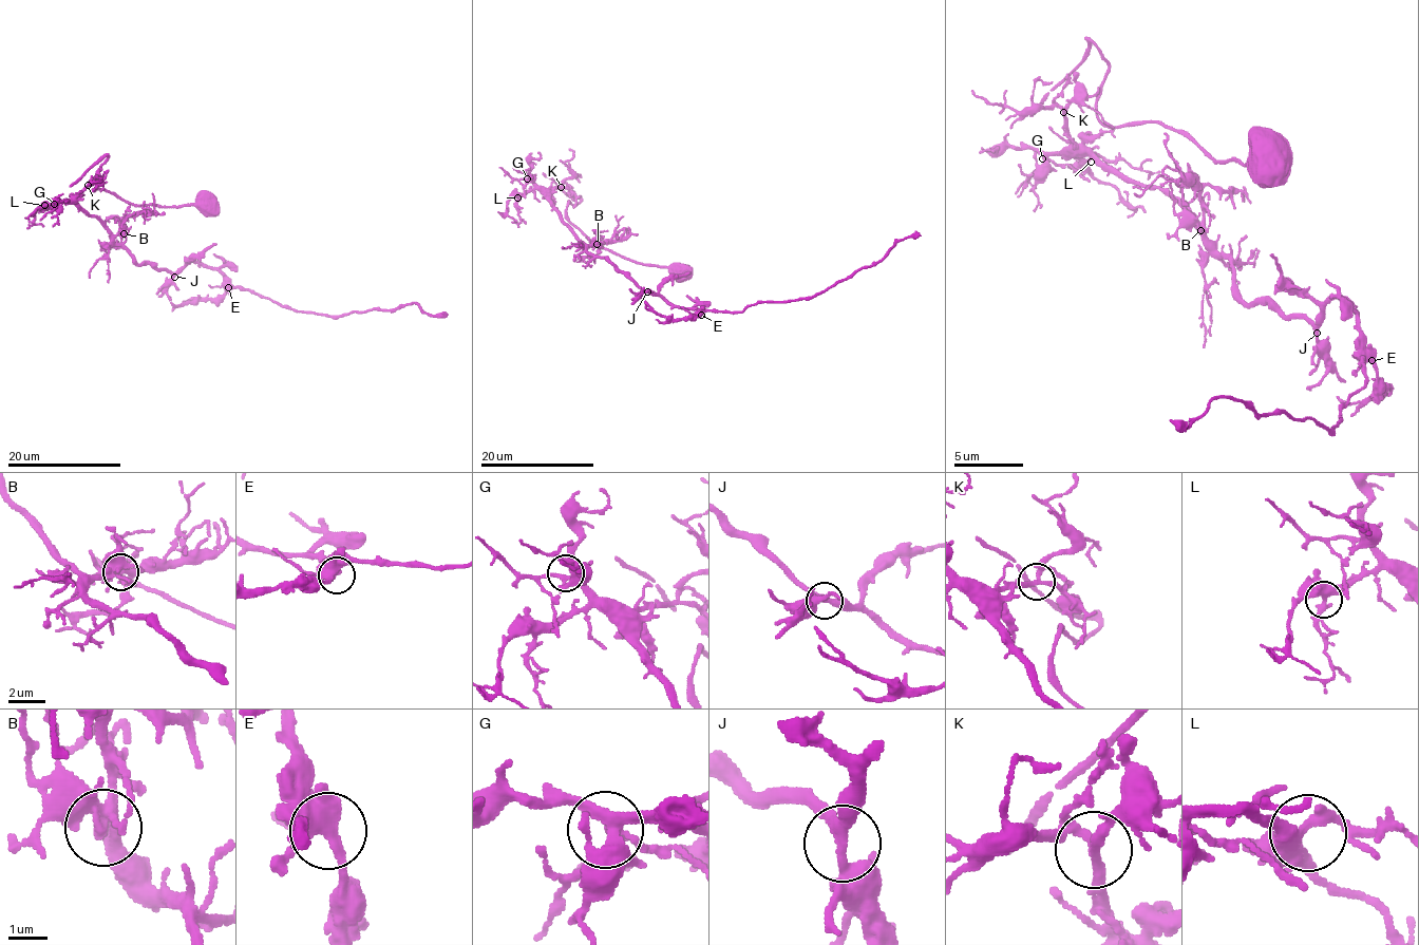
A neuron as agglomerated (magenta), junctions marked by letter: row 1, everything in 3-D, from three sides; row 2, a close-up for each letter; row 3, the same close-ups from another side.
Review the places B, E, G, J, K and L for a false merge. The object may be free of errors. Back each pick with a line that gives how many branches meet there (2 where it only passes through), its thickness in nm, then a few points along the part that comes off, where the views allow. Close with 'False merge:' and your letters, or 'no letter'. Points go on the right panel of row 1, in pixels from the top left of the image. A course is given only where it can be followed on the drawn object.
False merge: no letter

